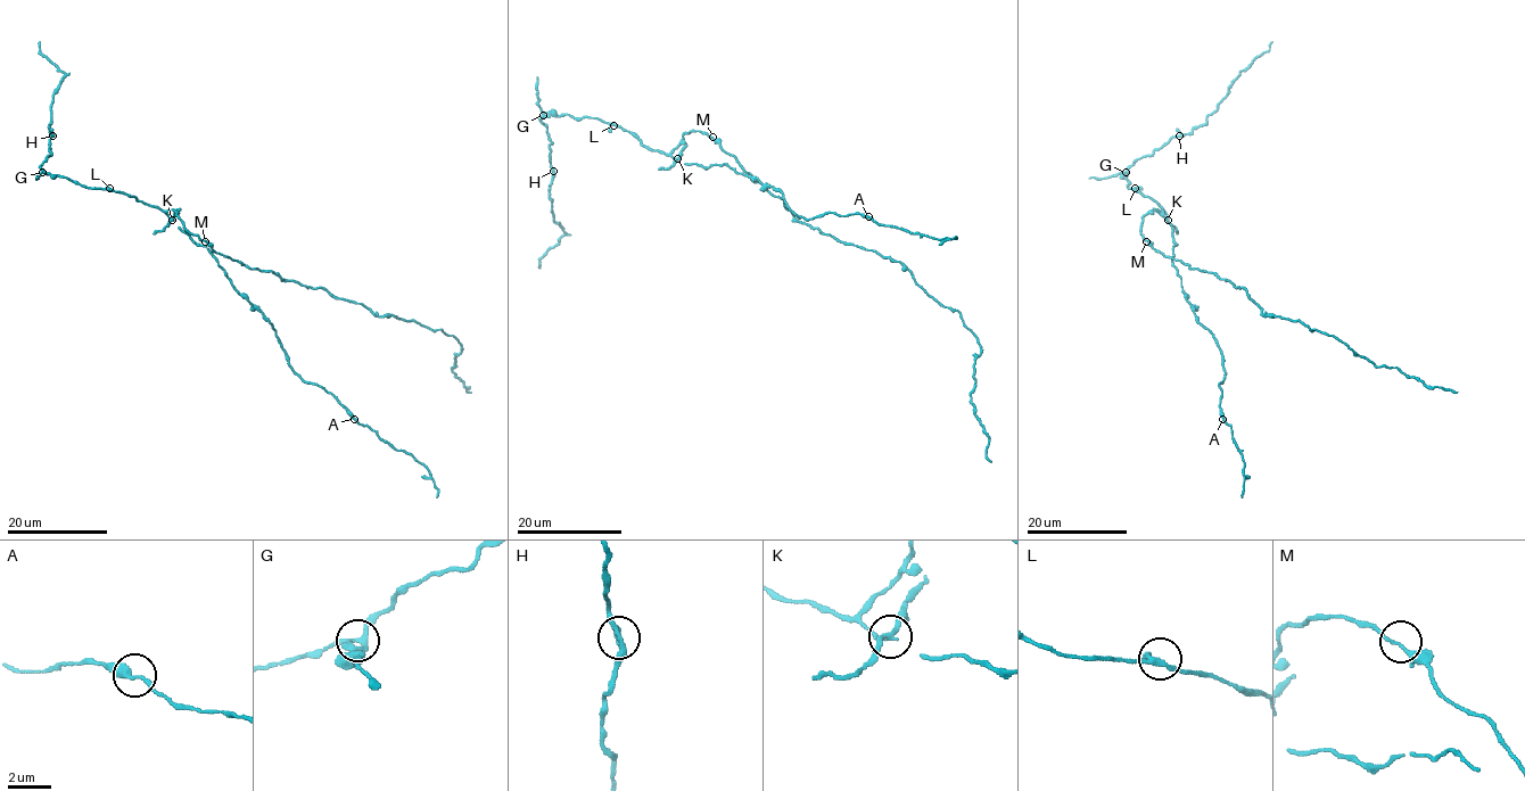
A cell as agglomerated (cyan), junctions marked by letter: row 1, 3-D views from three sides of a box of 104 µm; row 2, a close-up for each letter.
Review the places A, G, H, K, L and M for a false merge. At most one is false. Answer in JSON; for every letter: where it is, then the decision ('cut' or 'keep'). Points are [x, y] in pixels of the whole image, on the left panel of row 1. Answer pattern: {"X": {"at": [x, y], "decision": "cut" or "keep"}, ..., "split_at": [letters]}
{"A": {"at": [354, 419], "decision": "keep"}, "G": {"at": [42, 172], "decision": "keep"}, "H": {"at": [52, 136], "decision": "keep"}, "K": {"at": [172, 220], "decision": "cut"}, "L": {"at": [109, 188], "decision": "keep"}, "M": {"at": [205, 241], "decision": "keep"}, "split_at": ["K"]}

